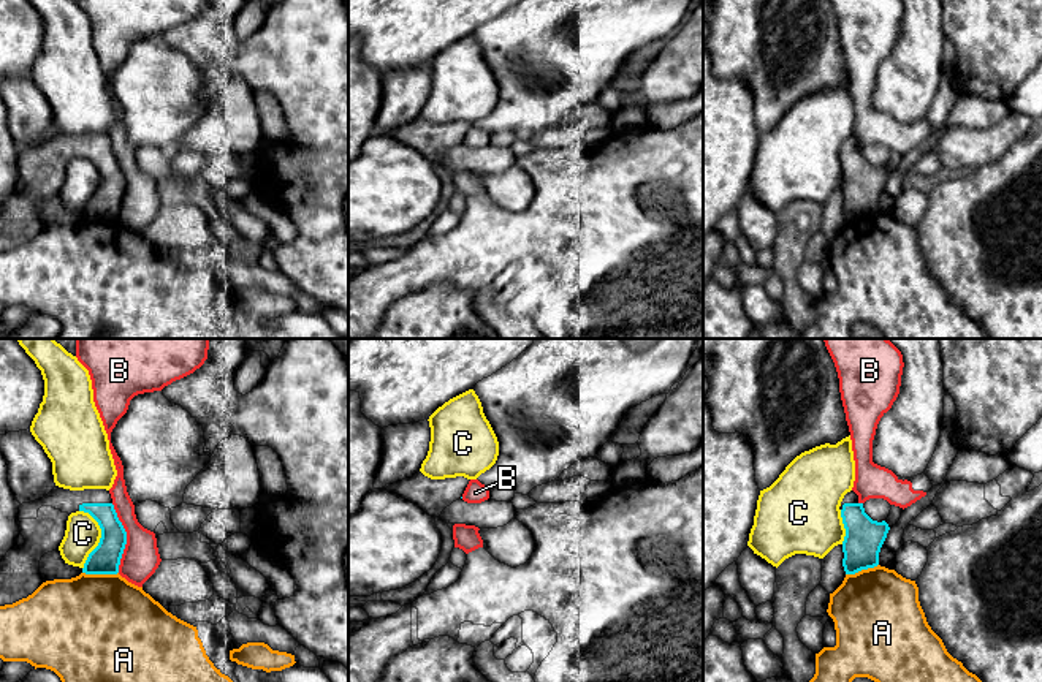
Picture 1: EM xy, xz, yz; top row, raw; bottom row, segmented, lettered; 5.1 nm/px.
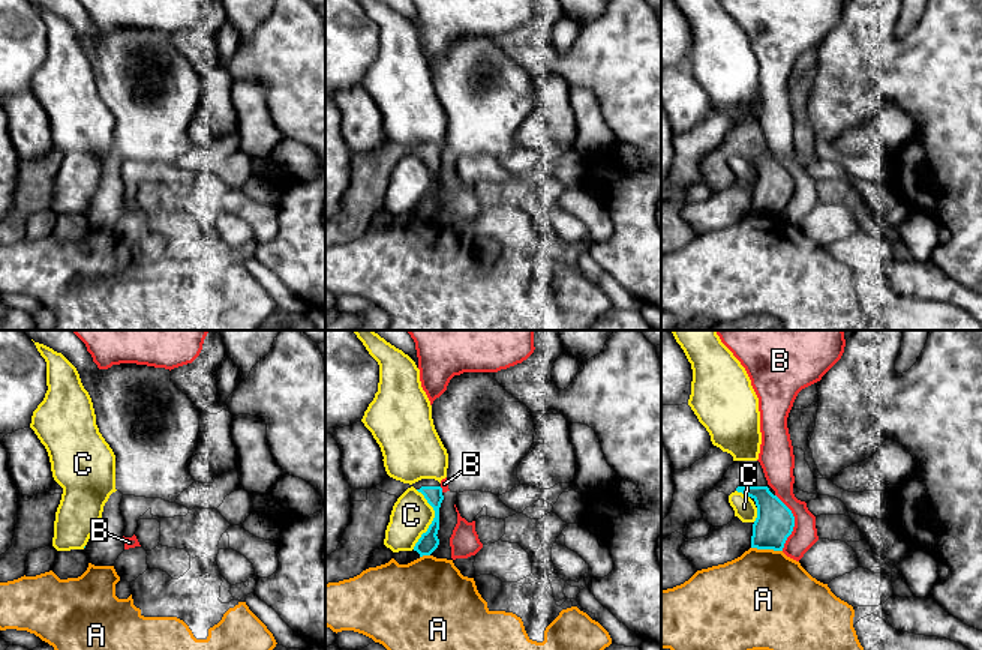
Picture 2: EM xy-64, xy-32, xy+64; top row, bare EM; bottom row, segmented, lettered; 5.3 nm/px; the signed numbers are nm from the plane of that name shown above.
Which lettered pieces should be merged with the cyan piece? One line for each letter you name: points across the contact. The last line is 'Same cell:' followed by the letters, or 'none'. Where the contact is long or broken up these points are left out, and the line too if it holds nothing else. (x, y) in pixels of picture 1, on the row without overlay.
Same cell: none

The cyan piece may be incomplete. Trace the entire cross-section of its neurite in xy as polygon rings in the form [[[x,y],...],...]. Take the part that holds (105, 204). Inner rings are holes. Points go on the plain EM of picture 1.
[[[55,131],[46,142],[22,149],[19,179],[25,188],[11,193],[0,207],[0,252],[32,241],[41,229],[40,206],[59,195],[71,158],[89,158],[101,174],[98,191],[89,199],[82,218],[117,220],[127,177],[117,163],[109,136],[70,136]]]

